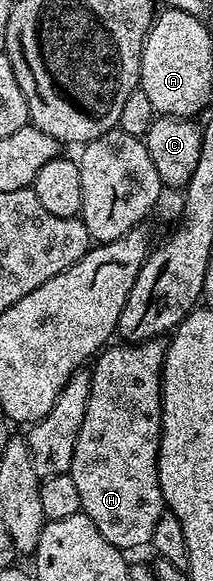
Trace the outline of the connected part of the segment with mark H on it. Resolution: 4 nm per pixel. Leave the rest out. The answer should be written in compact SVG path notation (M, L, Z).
M160 339L144 340L141 344L117 342L96 357L91 368L91 398L87 400L87 414L83 414L83 426L79 426L75 454L67 473L79 490L81 511L99 526L99 534L103 534L107 542L122 550L148 545L159 514L166 511L157 473L161 445L161 371L166 349L161 343Z

